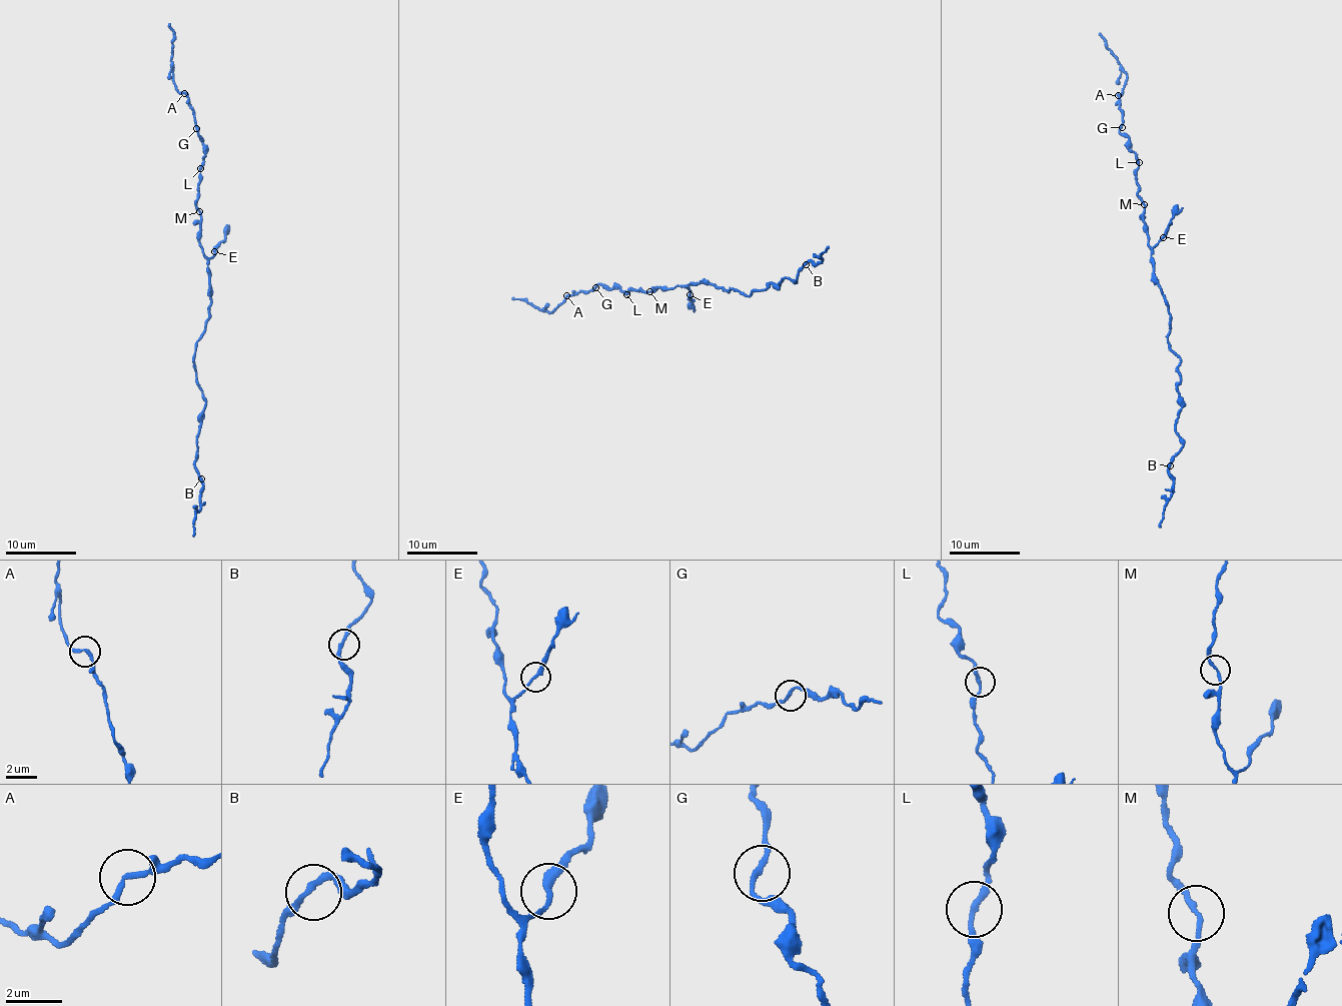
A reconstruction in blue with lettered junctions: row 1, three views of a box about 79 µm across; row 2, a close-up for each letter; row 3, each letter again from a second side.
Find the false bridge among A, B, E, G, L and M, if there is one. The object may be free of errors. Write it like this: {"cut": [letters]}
{"cut": []}

